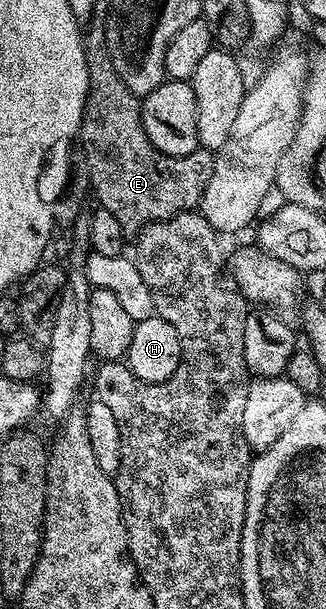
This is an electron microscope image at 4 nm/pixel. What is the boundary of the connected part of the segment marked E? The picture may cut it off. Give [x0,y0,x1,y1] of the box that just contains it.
[77,28,215,234]

